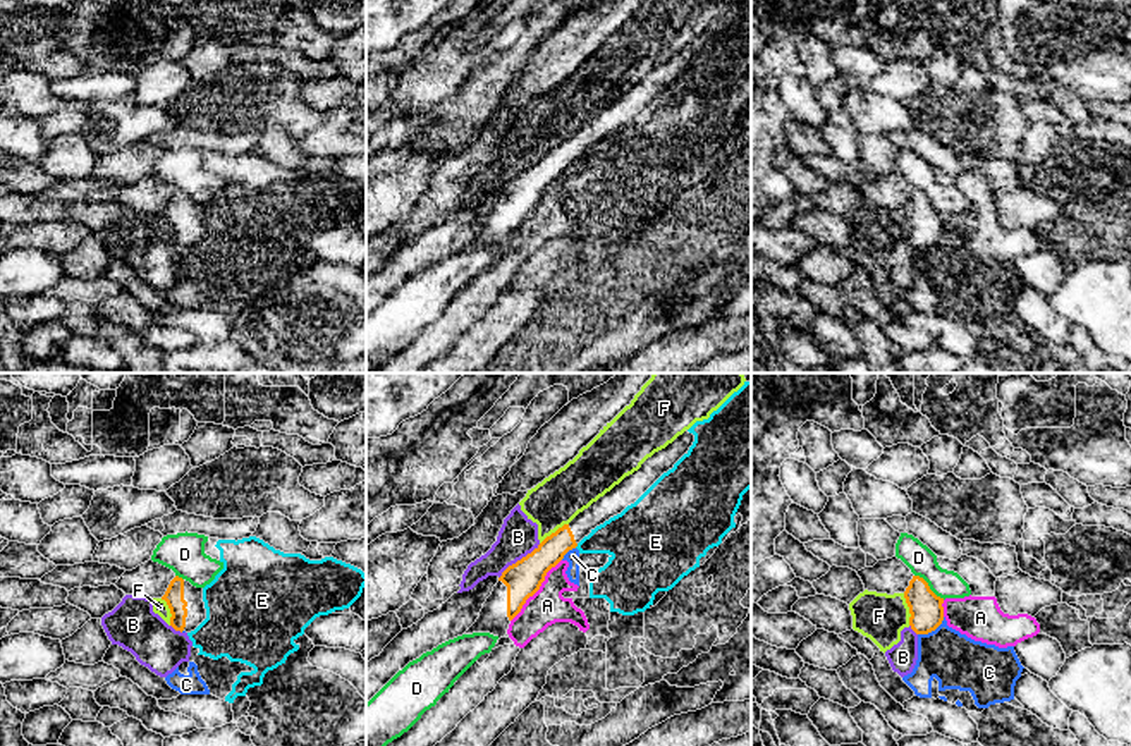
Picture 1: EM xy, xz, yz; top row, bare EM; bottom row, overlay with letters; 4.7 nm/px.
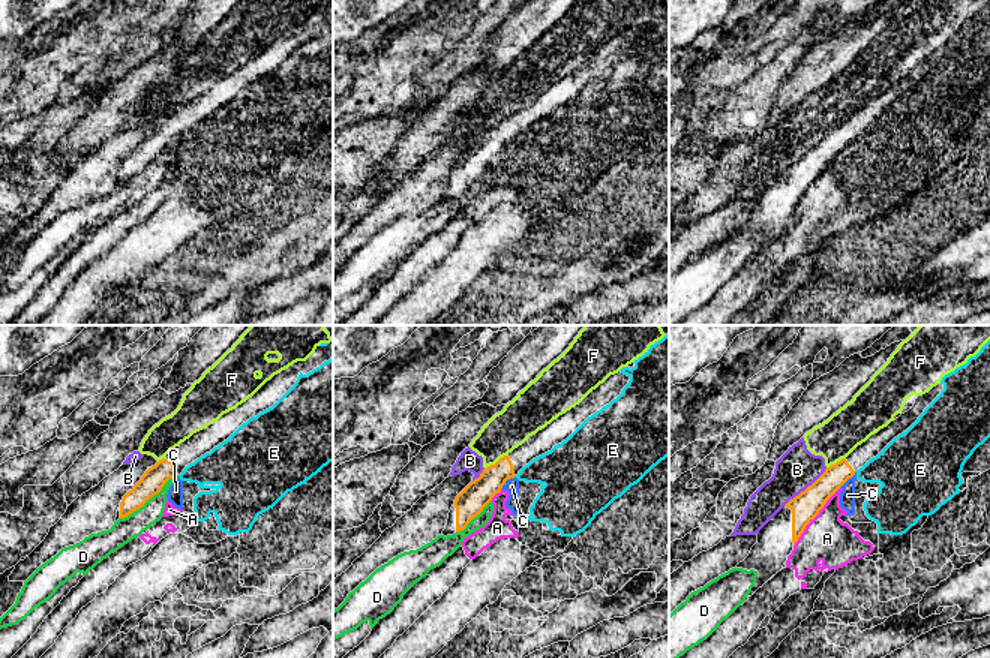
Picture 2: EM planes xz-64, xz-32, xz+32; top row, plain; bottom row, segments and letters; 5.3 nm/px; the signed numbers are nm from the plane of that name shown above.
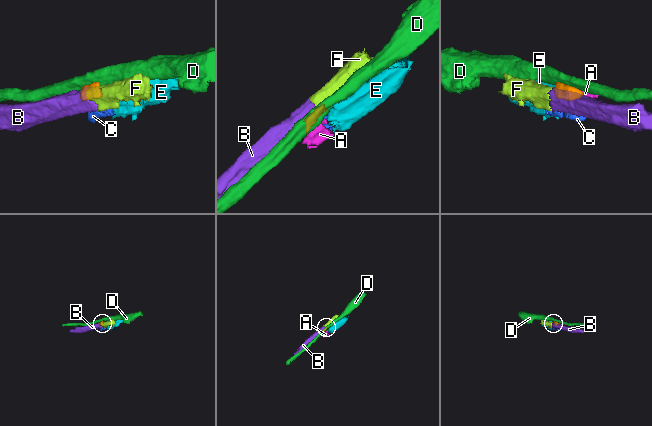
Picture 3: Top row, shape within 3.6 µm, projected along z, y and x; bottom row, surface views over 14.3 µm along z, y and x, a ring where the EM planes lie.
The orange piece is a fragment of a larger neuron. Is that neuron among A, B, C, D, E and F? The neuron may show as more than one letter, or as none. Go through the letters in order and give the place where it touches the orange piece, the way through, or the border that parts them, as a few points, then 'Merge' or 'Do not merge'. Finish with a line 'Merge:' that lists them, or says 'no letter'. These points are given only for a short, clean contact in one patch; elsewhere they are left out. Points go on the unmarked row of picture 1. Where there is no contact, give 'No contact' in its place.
A: Touches orange at xz (537, 205). Boundary: xz (561, 174), (511, 236). Do not merge
B: Touches orange at xz (518, 176). Boundary: xz (540, 158), (513, 177), (499, 193). Do not merge
C: Touches orange at yz (932, 244). Boundary: yz (944, 232), (934, 244), (918, 250). Do not merge
D: Touches orange at yz (929, 201). Boundary: yz (915, 189), (944, 214). Do not merge
E: Touches orange at xz (576, 160). Boundary: xz (578, 158), (574, 162). Do not merge
F: Touches orange at yz (910, 224). Boundary: yz (903, 208), (908, 219), (910, 239). Do not merge
Merge: no letter

